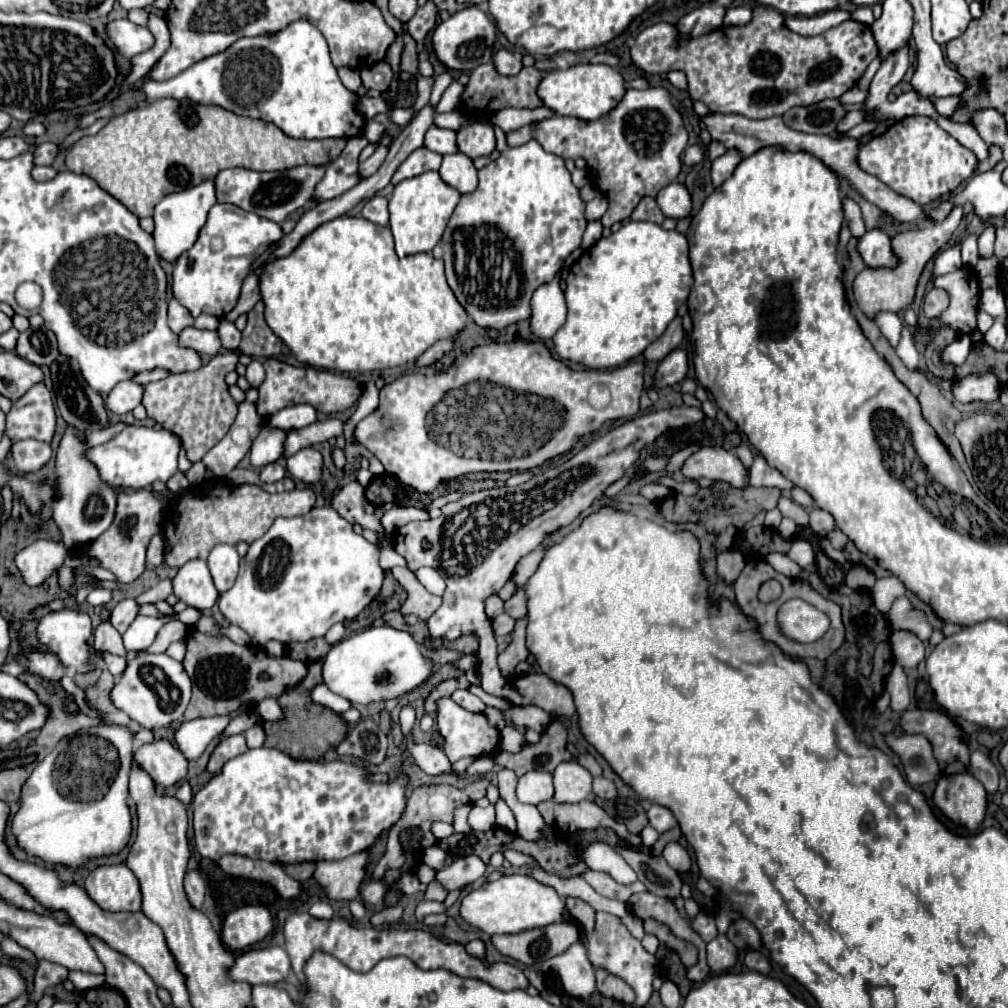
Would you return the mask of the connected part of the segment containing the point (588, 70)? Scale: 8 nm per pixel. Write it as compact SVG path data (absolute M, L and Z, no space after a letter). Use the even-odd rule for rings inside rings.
M579 64L569 70L553 70L545 74L539 86L539 94L545 106L555 110L555 114L581 120L599 120L621 102L625 92L625 80L619 70L605 64Z

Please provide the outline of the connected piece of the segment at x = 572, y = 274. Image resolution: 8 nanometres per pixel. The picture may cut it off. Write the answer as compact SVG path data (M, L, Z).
M627 220L607 238L585 250L571 266L567 276L567 322L555 332L553 346L561 360L577 362L587 368L617 368L639 356L653 340L657 340L669 322L677 316L679 306L687 300L693 286L693 270L689 262L689 246L685 234L665 230L651 222Z

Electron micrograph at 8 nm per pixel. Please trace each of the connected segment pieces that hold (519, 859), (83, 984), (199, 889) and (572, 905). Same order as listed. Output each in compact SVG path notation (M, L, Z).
M505 850L503 856L505 856L513 866L519 866L519 868L523 868L523 866L531 866L531 864L535 862L533 858L529 858L529 856L525 856L525 854L517 852L517 850Z
M69 972L69 978L77 990L89 990L91 982L105 982L103 974L91 974L91 972Z
M199 868L187 870L185 878L183 878L183 884L185 884L185 892L187 892L191 904L195 908L201 908L203 898L205 898L205 882L203 882L203 876L201 876Z
M567 898L567 910L569 910L569 914L577 922L581 922L581 926L583 926L583 930L587 934L593 932L593 926L595 926L595 910L585 900L581 900L581 898Z

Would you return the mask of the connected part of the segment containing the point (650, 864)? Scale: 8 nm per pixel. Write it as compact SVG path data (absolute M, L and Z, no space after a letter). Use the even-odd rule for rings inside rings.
M617 846L615 850L635 870L635 874L647 886L649 892L663 896L663 898L671 898L671 900L675 896L679 896L681 878L665 862L663 856L651 856L651 854L645 854L645 852L635 852L635 850L625 848L625 846Z

